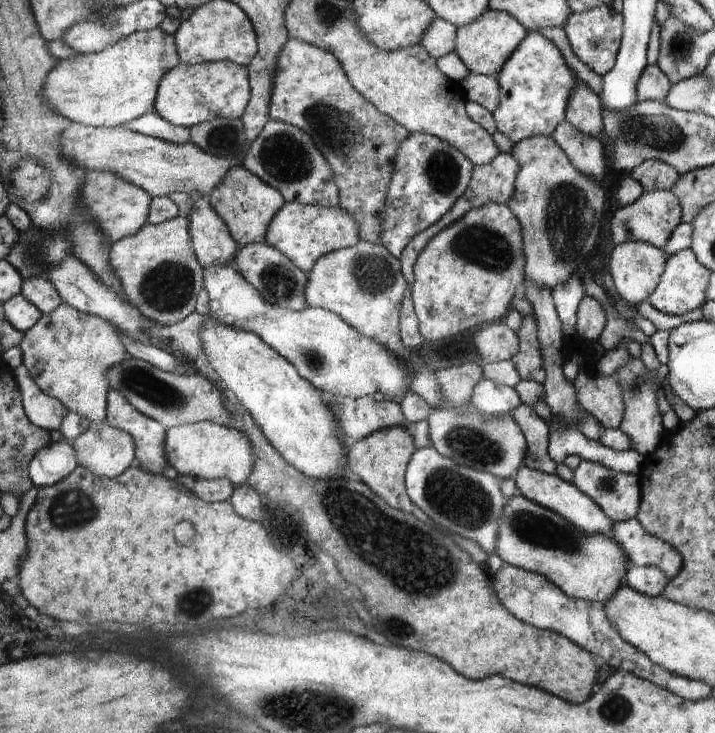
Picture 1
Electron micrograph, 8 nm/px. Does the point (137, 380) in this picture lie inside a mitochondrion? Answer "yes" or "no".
yes

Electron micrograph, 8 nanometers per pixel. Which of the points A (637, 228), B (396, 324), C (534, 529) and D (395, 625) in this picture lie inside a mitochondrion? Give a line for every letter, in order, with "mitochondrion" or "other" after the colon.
A: other
B: other
C: mitochondrion
D: mitochondrion

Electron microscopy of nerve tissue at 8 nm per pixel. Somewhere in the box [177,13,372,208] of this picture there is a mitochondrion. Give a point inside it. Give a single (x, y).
(335, 128)

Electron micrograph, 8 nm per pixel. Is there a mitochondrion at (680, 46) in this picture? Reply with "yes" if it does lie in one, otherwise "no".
yes

